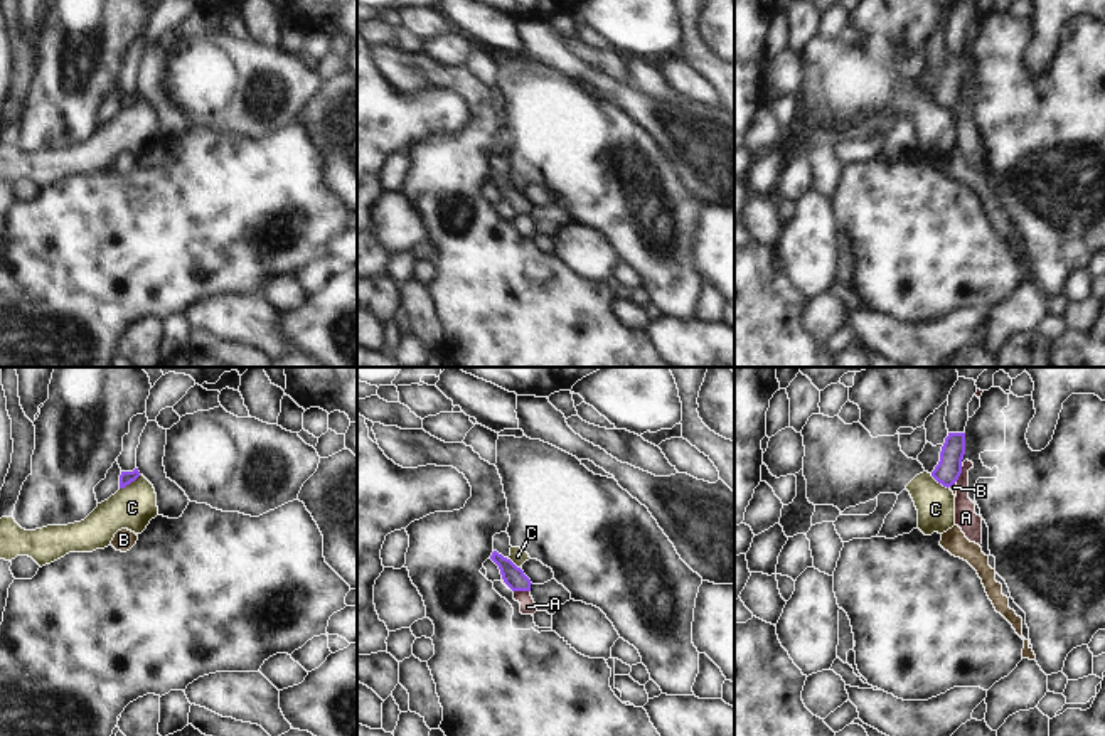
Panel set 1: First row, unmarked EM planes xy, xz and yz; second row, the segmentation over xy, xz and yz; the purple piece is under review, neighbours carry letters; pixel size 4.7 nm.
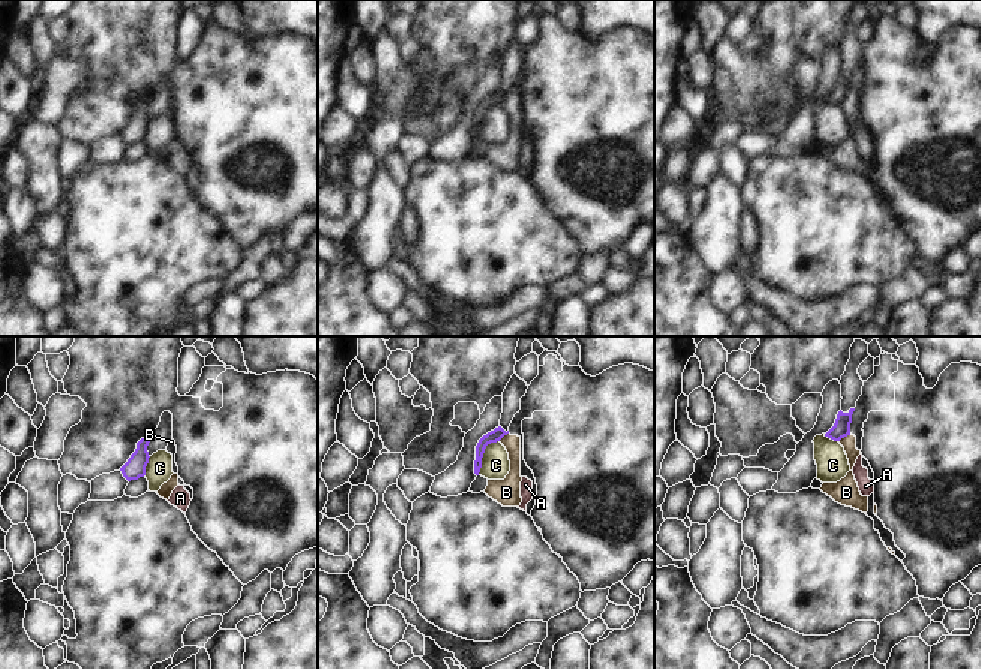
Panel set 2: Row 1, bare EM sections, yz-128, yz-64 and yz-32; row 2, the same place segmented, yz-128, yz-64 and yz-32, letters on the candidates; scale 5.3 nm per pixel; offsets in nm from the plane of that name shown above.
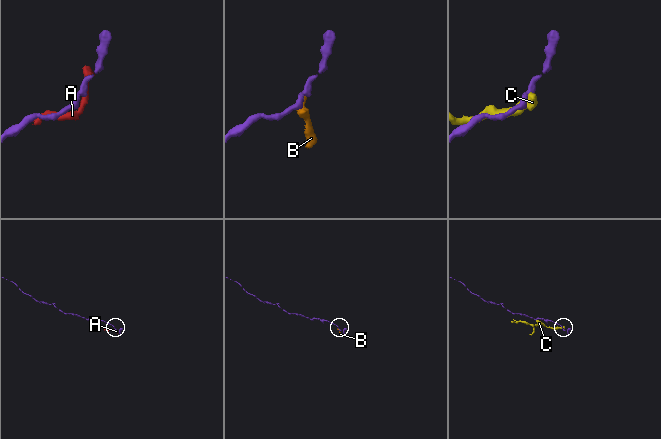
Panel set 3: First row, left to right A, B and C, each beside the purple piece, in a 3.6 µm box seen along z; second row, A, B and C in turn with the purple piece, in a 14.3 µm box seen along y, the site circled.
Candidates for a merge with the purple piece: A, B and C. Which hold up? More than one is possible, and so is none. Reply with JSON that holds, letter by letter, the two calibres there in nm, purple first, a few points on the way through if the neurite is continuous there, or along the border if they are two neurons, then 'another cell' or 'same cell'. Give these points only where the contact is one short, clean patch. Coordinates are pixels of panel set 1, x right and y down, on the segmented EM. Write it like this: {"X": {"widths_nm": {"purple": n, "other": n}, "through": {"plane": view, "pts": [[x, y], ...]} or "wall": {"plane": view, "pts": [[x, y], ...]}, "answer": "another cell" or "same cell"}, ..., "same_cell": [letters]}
{"A": {"widths_nm": {"purple": 100, "other": 80}, "wall": {"plane": "xz", "pts": [[514, 590], [529, 592]]}, "answer": "another cell"}, "B": {"widths_nm": {"purple": 100, "other": 20}, "wall": {"plane": "xz", "pts": [[502, 578], [511, 588]]}, "answer": "another cell"}, "C": {"widths_nm": {"purple": 60, "other": 200}, "wall": {"plane": "xy", "pts": [[140, 475], [120, 489]]}, "answer": "another cell"}, "same_cell": []}

